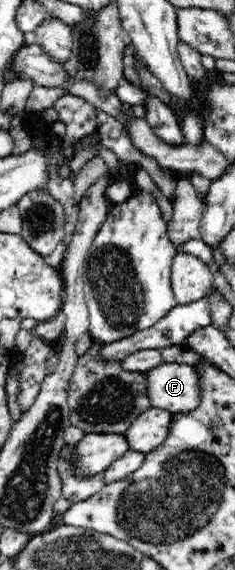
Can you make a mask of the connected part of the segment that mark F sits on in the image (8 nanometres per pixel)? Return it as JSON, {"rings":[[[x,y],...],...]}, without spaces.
{"rings":[[[163,363],[145,373],[148,381],[146,394],[152,407],[164,409],[173,415],[194,411],[201,403],[200,379],[198,371],[192,365],[184,363]]]}

